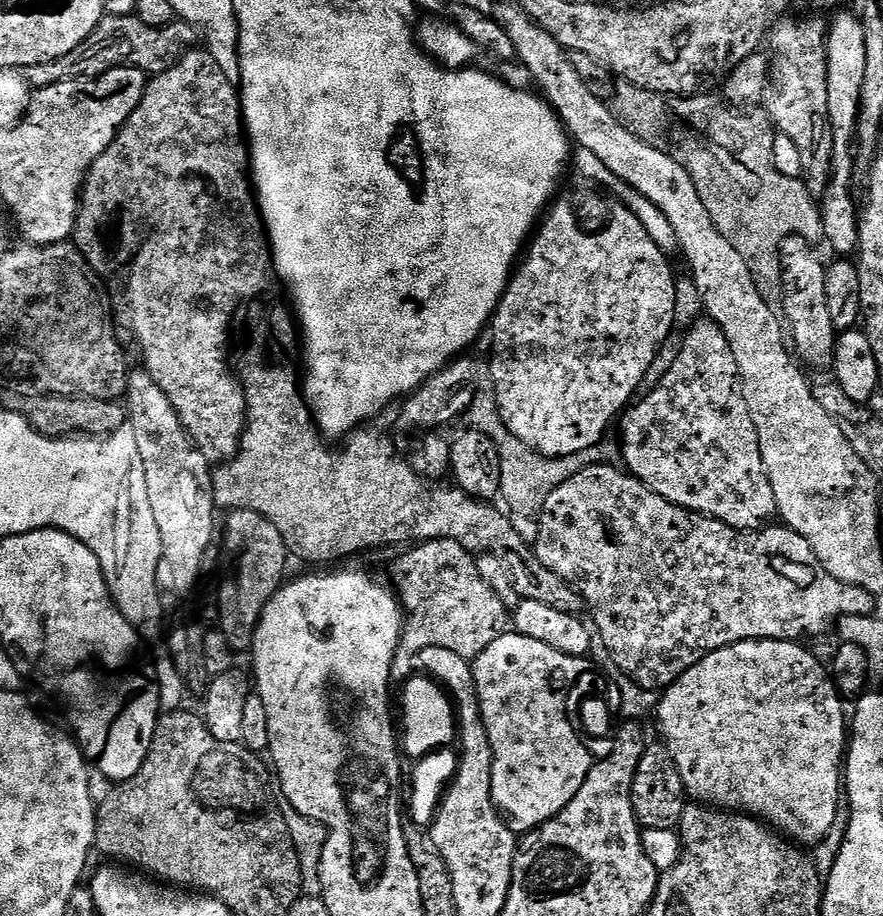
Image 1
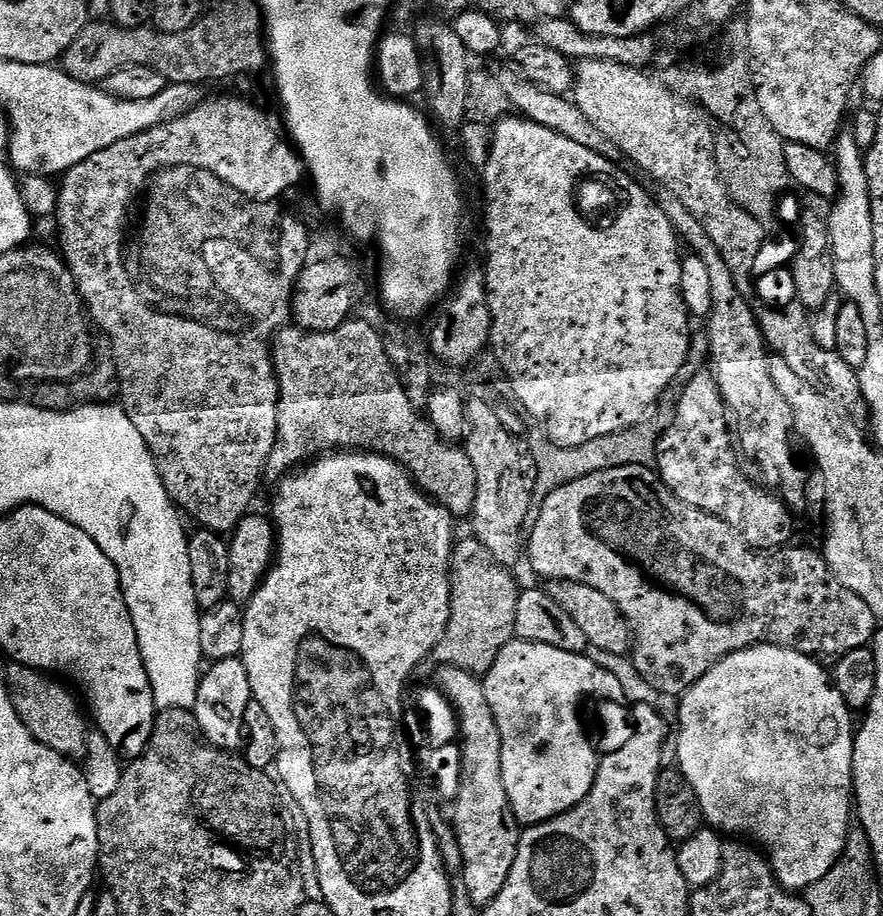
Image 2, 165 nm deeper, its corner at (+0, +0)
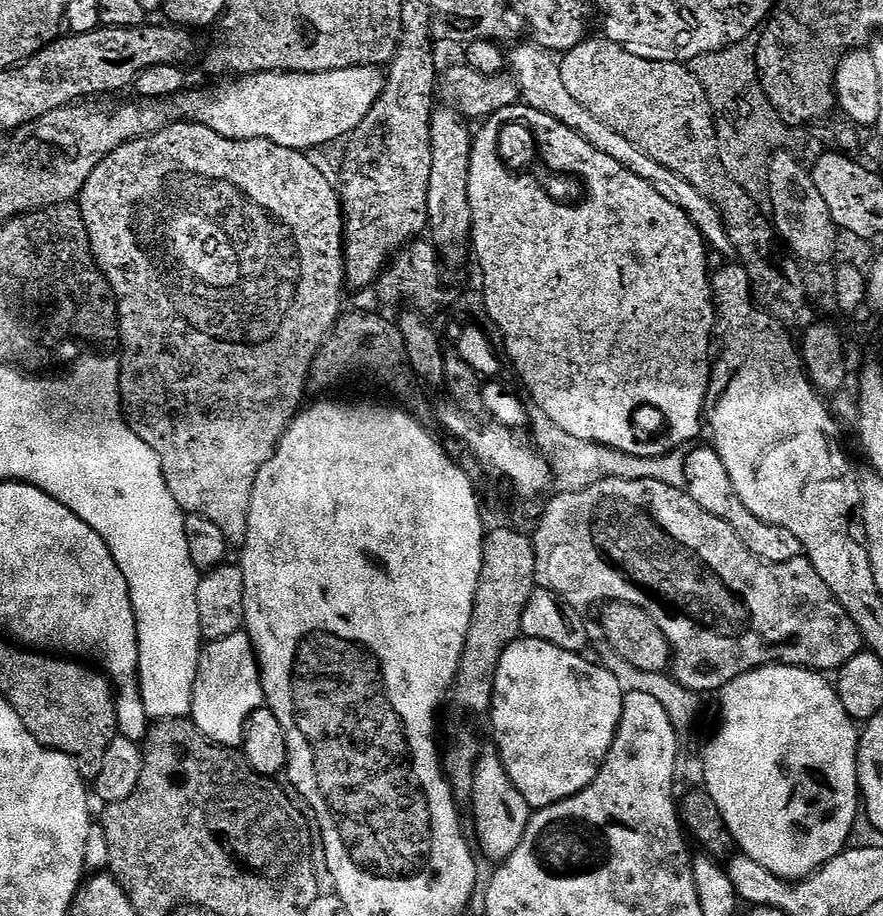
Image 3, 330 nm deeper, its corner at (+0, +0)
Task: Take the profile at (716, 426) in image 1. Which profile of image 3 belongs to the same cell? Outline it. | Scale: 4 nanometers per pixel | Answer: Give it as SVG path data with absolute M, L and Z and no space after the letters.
M711 446L695 448L691 449L693 452L689 456L683 457L686 466L684 488L691 500L698 506L702 506L702 510L722 518L722 522L729 524L734 530L734 534L746 546L748 554L755 556L757 560L766 564L781 564L797 559L802 552L798 538L794 538L786 530L754 518L754 514L750 514L750 510L746 510L746 506L742 506L742 502L736 496L734 486L726 474L726 466L722 466L715 448Z

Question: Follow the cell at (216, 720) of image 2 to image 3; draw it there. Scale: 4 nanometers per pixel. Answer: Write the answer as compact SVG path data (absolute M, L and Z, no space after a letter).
M241 630L230 638L207 641L200 654L192 695L190 720L195 731L221 748L239 749L244 742L245 722L265 704L256 653L248 641L247 632Z

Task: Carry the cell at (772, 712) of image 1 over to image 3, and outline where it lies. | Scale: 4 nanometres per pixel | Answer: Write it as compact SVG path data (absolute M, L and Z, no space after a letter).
M767 664L765 668L756 668L753 672L734 678L720 693L720 725L712 736L712 741L704 748L704 784L708 797L719 810L720 817L728 827L735 847L754 863L762 866L770 874L779 876L787 882L804 879L817 872L826 862L845 851L846 845L853 839L852 828L858 817L858 801L861 799L860 784L856 781L856 745L858 743L857 725L848 717L835 687L828 684L823 675L810 668L796 668L792 664Z

